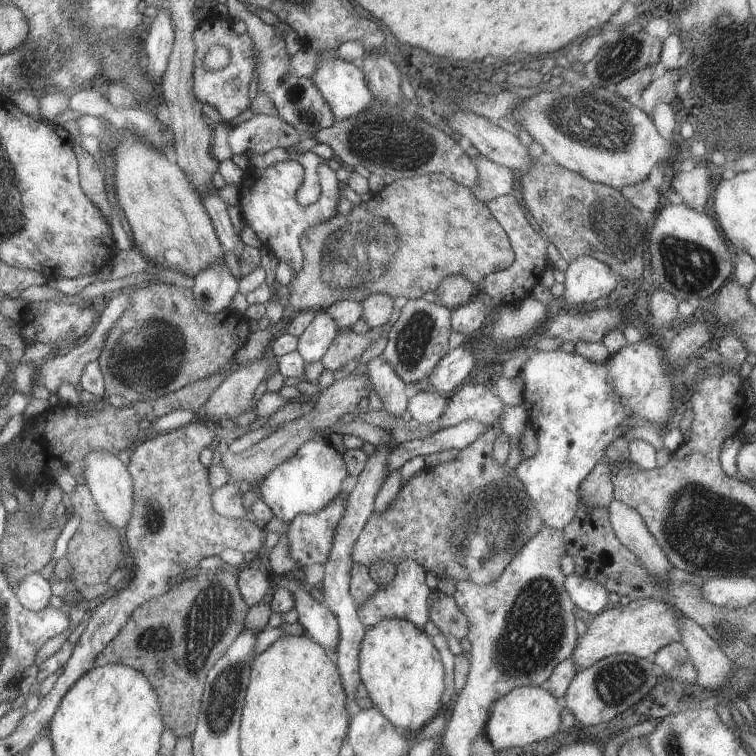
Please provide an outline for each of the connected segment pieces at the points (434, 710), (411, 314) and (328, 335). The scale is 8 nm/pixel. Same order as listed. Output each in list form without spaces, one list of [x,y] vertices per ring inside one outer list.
[[[385,618],[367,632],[361,646],[361,676],[369,698],[403,732],[417,736],[439,712],[449,708],[441,704],[445,692],[441,656],[431,642],[431,634],[409,620]]]
[[[425,298],[421,300],[407,300],[407,304],[401,308],[399,320],[389,330],[389,344],[383,352],[383,356],[395,366],[395,370],[401,374],[401,378],[407,380],[407,384],[419,382],[427,376],[431,376],[433,370],[437,370],[439,362],[451,354],[449,338],[453,330],[453,310],[443,304],[429,304]]]
[[[319,312],[311,326],[299,338],[299,354],[311,364],[323,360],[329,354],[329,348],[339,338],[339,322],[329,312]]]

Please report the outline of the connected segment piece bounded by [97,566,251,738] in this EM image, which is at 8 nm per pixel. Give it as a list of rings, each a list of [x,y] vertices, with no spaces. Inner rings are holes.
[[[221,566],[219,570],[201,570],[181,578],[181,584],[173,584],[167,594],[153,598],[145,602],[139,610],[135,610],[125,630],[121,630],[121,634],[105,648],[105,652],[97,660],[97,668],[131,666],[141,670],[151,680],[153,688],[157,690],[157,696],[161,698],[165,726],[175,730],[179,738],[195,734],[205,704],[203,698],[207,690],[209,672],[217,666],[219,660],[225,658],[225,654],[229,654],[233,644],[243,636],[247,628],[251,606],[247,600],[243,600],[239,580],[239,570],[229,566]]]

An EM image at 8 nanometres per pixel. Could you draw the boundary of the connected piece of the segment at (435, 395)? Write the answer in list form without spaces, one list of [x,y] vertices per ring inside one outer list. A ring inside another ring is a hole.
[[[437,390],[419,392],[409,400],[409,412],[413,420],[419,420],[423,424],[437,424],[451,404],[449,398],[451,396],[439,394]]]

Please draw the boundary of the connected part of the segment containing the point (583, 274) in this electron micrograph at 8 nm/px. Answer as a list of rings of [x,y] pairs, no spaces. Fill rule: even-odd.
[[[591,256],[573,258],[565,270],[565,292],[561,302],[583,306],[585,302],[593,302],[611,292],[617,286],[617,280],[619,278],[611,274],[607,264]]]

